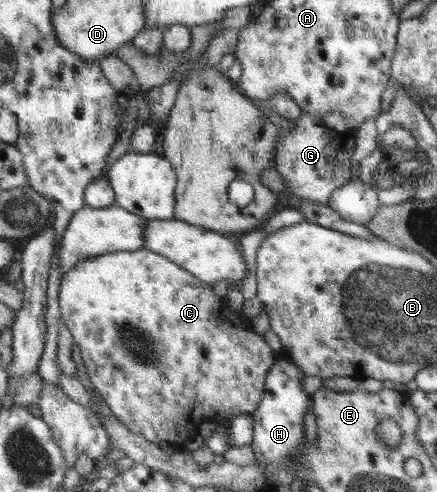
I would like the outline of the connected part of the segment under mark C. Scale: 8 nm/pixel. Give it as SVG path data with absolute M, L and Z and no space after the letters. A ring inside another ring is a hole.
M147 249L132 251L117 251L105 253L97 257L80 262L72 272L62 275L62 281L58 292L58 305L60 308L62 322L73 336L75 345L81 351L81 358L87 368L87 375L95 391L101 396L105 406L111 410L131 432L144 436L149 442L188 444L194 439L194 433L206 432L204 418L211 419L213 426L229 423L238 415L253 413L261 403L265 393L265 382L268 371L275 365L275 353L265 343L261 335L257 335L250 328L248 318L244 317L241 310L234 311L229 305L225 295L218 295L212 285L203 282L200 278L191 274L188 270L181 268L172 260Z

